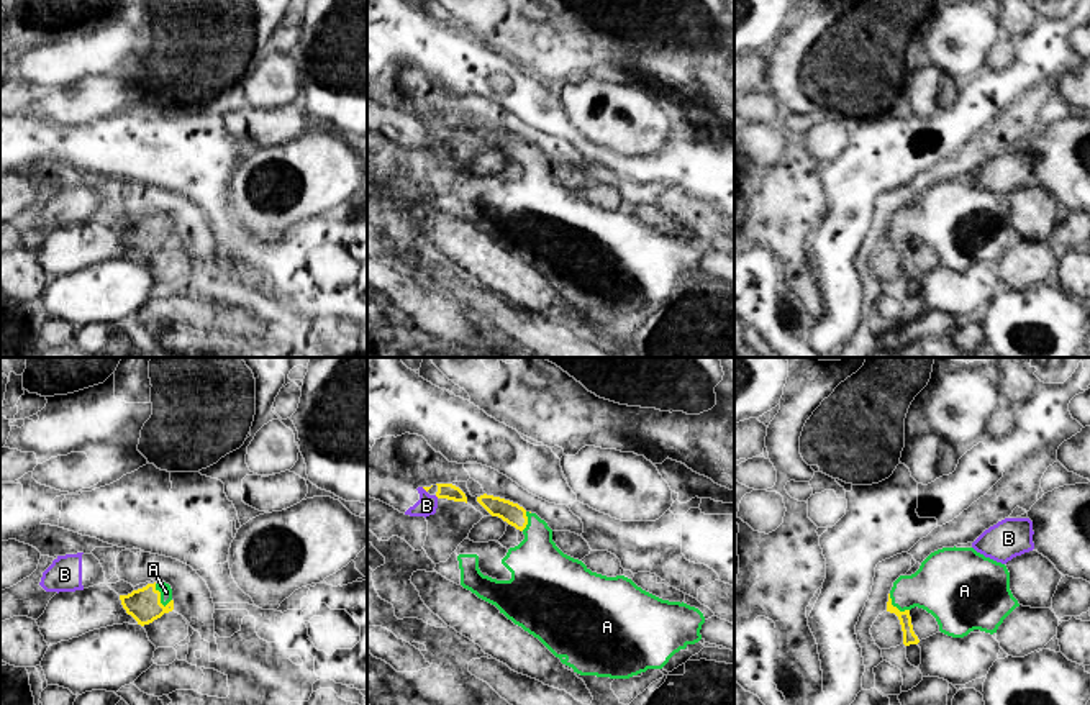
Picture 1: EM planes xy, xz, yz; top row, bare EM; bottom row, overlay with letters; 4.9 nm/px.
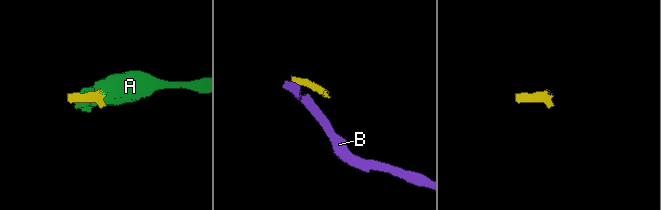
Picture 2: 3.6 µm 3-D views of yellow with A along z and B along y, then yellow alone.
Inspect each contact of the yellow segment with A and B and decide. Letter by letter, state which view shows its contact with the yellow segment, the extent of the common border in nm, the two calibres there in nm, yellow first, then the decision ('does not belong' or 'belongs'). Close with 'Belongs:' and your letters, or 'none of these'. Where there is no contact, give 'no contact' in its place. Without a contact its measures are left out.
A: contact in xy; length 130 nm; calibres 160 and 60 nm; belongs
B: contact in xz; length 40 nm; calibres 20 and 100 nm; does not belong
Belongs: A

